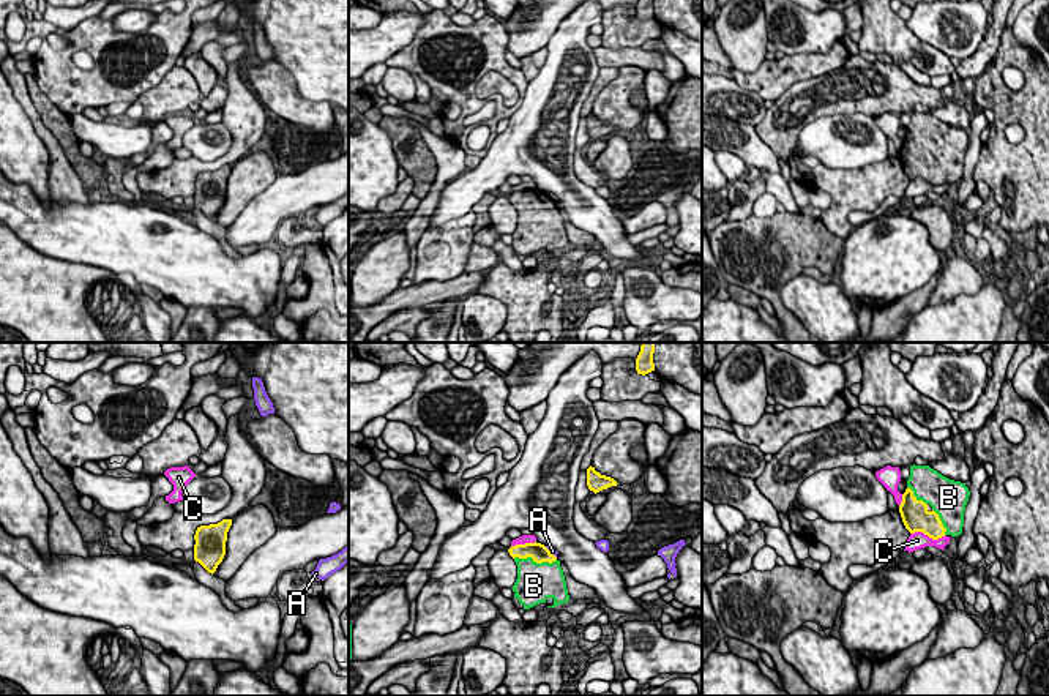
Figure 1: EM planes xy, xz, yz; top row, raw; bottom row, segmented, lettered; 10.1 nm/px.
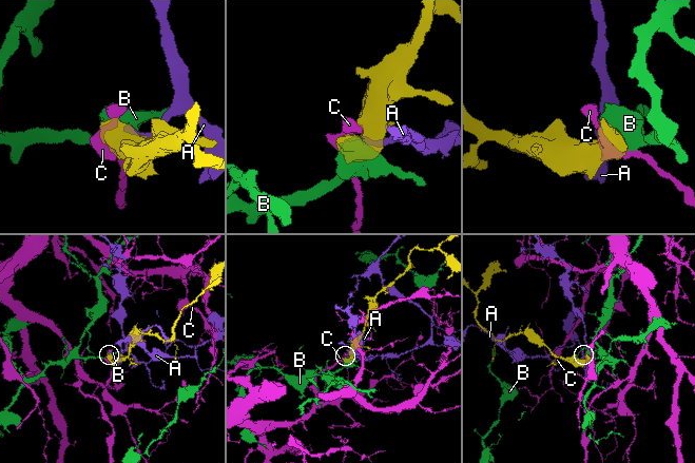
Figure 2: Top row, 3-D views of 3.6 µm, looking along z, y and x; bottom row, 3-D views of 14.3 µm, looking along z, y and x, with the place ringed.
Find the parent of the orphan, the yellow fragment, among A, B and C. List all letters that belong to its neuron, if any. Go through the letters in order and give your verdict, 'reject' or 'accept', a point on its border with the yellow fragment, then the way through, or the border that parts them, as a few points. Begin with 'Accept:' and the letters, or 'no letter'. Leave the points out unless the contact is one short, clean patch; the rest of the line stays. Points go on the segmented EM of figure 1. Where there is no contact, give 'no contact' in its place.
Accept: B
A: reject; contact xz (549, 553); border xz (545, 546), (556, 557)
B: accept; contact xz (535, 561)
C: reject; contact yz (928, 535)

